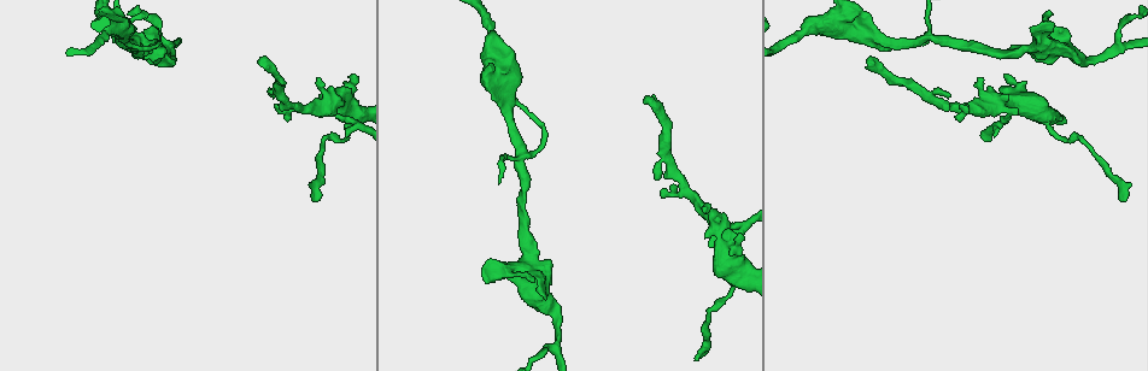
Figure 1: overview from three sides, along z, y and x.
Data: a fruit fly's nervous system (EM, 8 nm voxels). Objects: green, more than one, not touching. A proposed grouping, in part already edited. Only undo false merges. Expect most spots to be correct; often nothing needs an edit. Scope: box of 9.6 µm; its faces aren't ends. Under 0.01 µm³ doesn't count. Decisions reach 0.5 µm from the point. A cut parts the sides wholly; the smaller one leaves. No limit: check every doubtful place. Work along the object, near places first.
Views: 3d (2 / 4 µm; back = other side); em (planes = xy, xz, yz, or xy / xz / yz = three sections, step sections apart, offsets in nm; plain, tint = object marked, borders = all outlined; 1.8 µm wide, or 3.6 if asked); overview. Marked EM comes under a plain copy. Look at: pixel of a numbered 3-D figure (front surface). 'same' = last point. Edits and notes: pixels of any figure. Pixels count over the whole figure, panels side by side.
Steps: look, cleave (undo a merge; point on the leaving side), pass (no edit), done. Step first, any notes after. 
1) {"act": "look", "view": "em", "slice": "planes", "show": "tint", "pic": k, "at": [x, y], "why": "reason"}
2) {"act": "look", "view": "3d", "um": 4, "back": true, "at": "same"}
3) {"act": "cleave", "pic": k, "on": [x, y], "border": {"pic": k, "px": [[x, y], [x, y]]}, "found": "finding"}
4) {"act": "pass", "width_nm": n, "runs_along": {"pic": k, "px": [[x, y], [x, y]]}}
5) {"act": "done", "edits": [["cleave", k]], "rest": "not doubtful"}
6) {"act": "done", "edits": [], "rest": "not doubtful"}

{"act": "look", "view": "3d", "um": 4, "pic": 1, "at": [520, 157], "why": "branch point"}

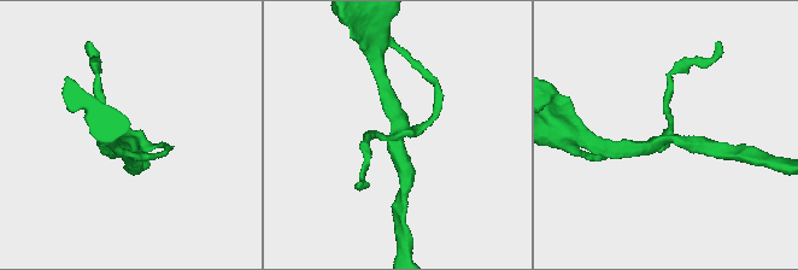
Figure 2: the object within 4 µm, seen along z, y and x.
{"act": "look", "view": "em", "slice": "planes", "show": "borders", "pic": 2, "at": [397, 137]}

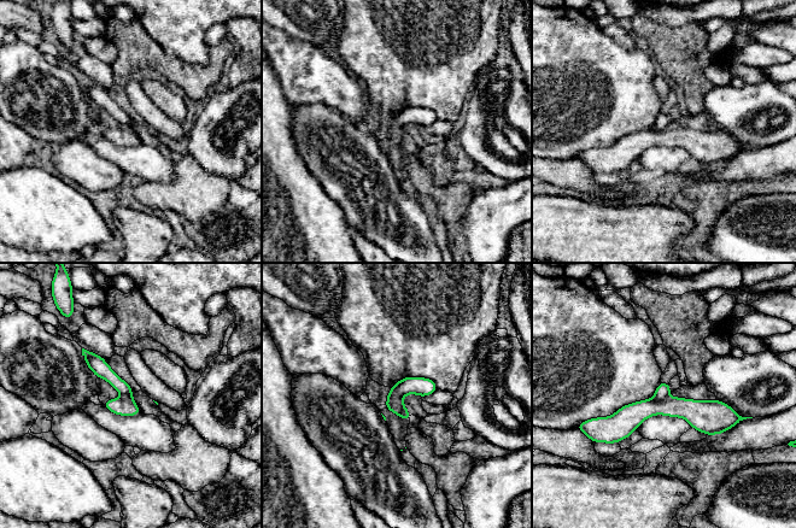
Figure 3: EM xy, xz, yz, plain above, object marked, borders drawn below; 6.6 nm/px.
{"act": "pass", "found": "all the same cell"}

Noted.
{"act": "look", "view": "em", "um": 3.6, "slice": "xy", "step": 16, "show": "tint", "pic": 1, "at": [113, 18], "why": "arms part here"}

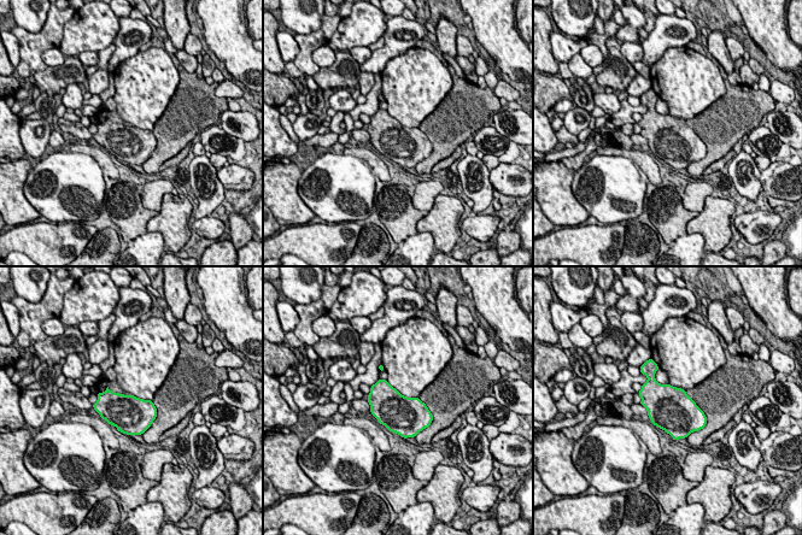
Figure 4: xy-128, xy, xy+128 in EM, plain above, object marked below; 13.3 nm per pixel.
{"act": "pass", "found": "continuous, no second cell"}

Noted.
{"act": "look", "view": "em", "slice": "yz", "step": 8, "show": "tint", "pic": 1, "at": [1012, 112], "why": "two arms at a narrow angle"}

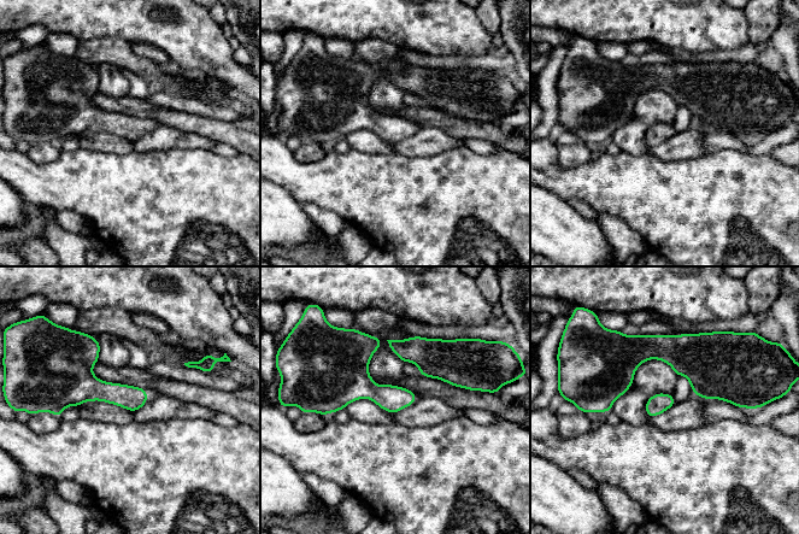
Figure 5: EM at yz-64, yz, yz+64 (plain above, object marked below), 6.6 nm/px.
{"act": "look", "view": "em", "slice": "planes", "show": "tint", "at": "same"}

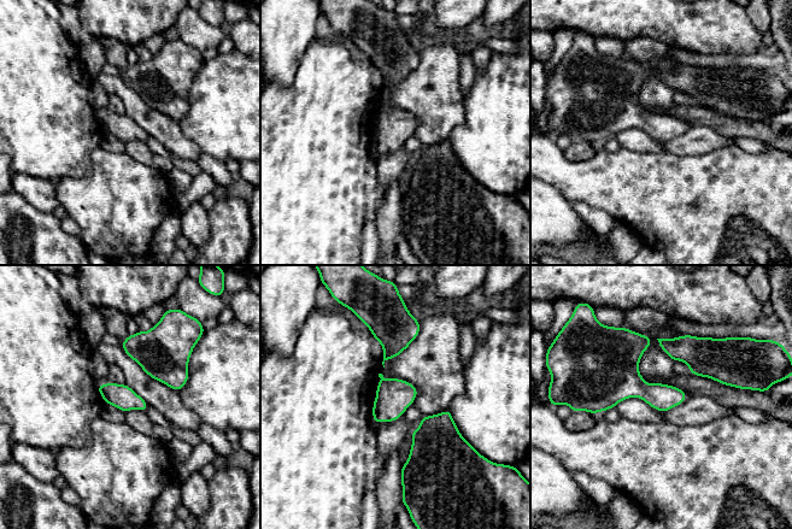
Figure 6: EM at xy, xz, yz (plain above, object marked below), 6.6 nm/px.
{"act": "pass", "found": "all the same cell"}

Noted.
{"act": "done", "edits": [], "rest": "not doubtful"}

